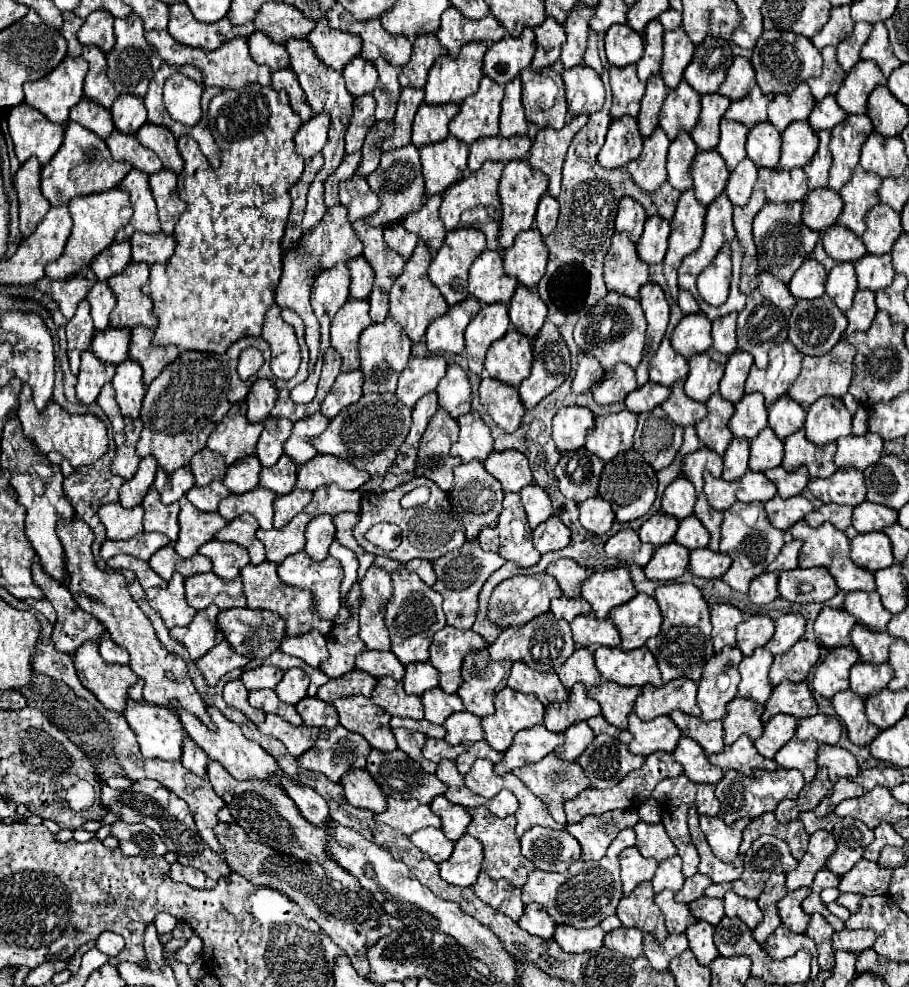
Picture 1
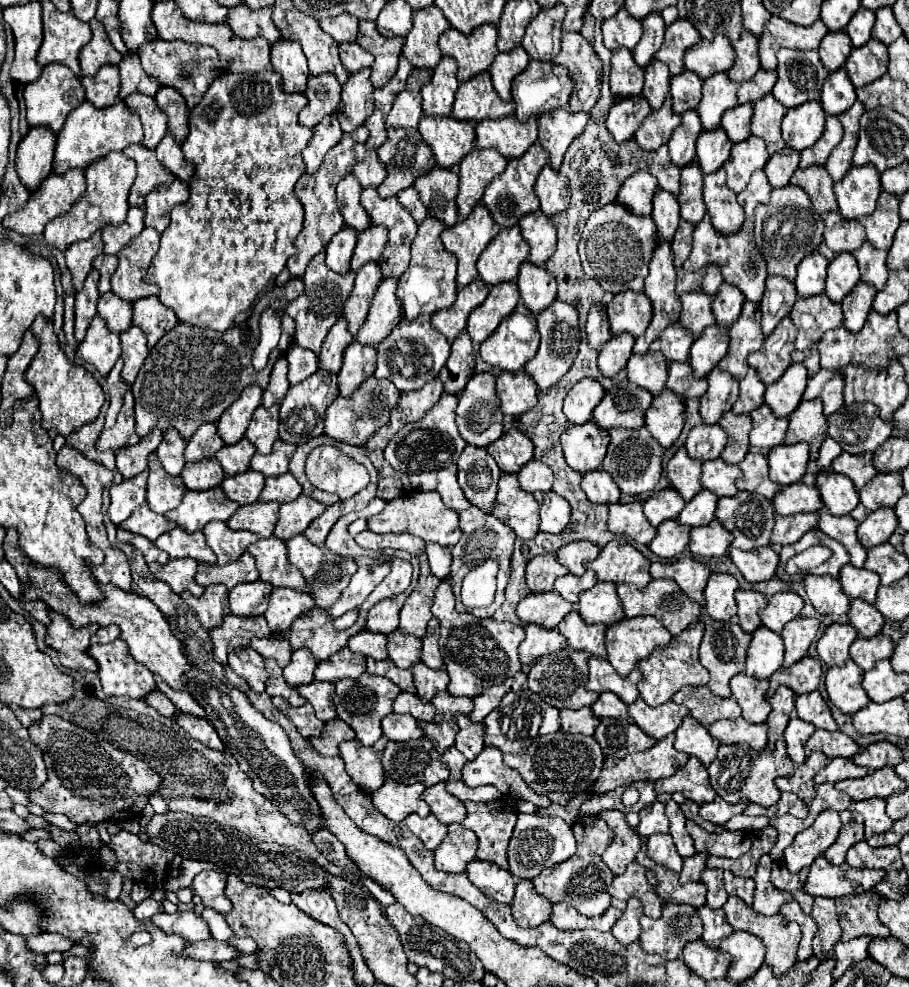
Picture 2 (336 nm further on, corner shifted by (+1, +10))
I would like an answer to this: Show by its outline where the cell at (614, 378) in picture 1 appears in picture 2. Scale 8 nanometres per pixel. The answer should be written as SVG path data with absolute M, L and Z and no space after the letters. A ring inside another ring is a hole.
M612 336L602 348L598 356L598 368L604 376L612 378L616 376L632 356L632 346L634 346L634 336Z

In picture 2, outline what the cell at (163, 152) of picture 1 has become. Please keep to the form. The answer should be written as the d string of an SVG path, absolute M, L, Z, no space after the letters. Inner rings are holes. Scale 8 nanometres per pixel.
M162 86L156 94L158 106L168 114L168 130L176 138L176 142L182 142L188 134L188 106L184 96L176 88Z

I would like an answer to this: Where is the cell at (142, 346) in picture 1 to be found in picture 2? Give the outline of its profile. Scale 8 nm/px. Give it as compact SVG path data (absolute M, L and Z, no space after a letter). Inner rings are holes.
M146 296L134 302L134 318L132 324L142 328L148 338L148 346L152 348L160 336L176 326L176 314L166 308L158 296Z

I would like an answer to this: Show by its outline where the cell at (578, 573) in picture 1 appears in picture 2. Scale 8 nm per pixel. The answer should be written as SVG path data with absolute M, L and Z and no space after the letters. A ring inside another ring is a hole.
M580 540L580 542L570 542L564 544L558 552L556 558L558 562L562 562L564 566L568 566L568 570L576 576L580 576L586 570L586 564L590 560L594 560L598 556L600 548L588 540Z

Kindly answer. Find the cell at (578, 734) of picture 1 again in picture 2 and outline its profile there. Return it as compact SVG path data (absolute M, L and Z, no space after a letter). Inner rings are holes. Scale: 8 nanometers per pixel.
M590 706L578 710L560 710L560 730L562 732L578 732L578 734L594 734L598 726L598 718L592 716Z

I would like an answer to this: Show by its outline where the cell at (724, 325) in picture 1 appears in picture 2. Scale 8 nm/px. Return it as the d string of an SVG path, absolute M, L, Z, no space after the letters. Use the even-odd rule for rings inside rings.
M722 284L720 292L716 292L714 304L712 304L716 322L720 326L730 326L736 320L736 316L740 316L742 304L744 304L744 294L732 284Z

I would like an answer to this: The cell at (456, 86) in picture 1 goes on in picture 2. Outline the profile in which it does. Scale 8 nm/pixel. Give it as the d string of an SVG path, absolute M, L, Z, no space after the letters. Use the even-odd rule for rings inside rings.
M484 24L470 34L462 34L450 28L440 36L440 50L458 62L458 80L466 82L472 76L490 68L498 54L496 48L498 28L494 24Z

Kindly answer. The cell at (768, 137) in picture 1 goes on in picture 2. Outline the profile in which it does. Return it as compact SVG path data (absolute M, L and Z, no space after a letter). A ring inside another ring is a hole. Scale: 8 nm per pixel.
M772 94L764 96L764 100L758 100L754 104L752 134L760 136L766 142L770 154L780 152L786 146L780 134L780 122L784 114L786 114L786 108L780 102L776 102Z

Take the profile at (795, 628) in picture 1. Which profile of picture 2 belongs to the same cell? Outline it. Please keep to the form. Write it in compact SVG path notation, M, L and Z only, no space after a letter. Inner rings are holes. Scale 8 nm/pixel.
M792 590L778 592L768 600L768 606L760 610L762 624L766 628L770 628L772 632L780 634L782 626L800 614L802 606L804 606L804 602L796 592L792 592Z

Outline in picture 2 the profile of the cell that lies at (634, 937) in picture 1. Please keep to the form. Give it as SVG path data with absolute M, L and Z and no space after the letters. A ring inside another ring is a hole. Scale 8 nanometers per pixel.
M636 898L628 900L628 908L622 912L618 924L612 928L614 938L620 944L632 944L640 936L640 916L642 916L642 904Z

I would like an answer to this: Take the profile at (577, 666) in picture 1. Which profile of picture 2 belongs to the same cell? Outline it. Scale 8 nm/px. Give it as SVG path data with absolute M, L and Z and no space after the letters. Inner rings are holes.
M572 610L562 622L560 622L560 628L558 628L566 640L568 640L568 646L574 648L574 650L584 650L584 652L590 652L594 656L600 656L604 658L606 656L606 646L604 646L604 632L606 632L606 626L604 624L586 624L580 616L578 610Z

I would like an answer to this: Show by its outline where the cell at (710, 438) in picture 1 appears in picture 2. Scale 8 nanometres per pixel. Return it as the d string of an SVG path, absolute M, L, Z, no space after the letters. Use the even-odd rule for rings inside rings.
M718 366L706 376L708 392L700 398L700 414L706 424L716 424L738 398L738 382Z

